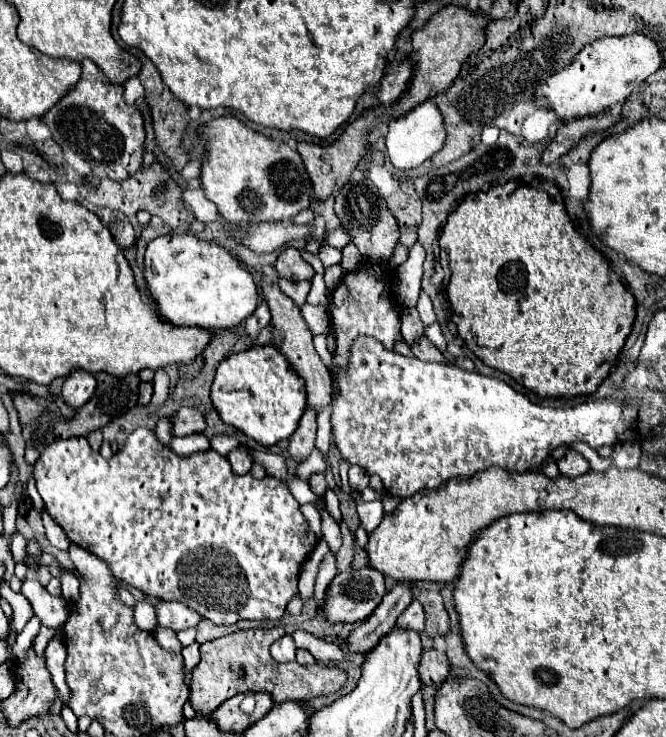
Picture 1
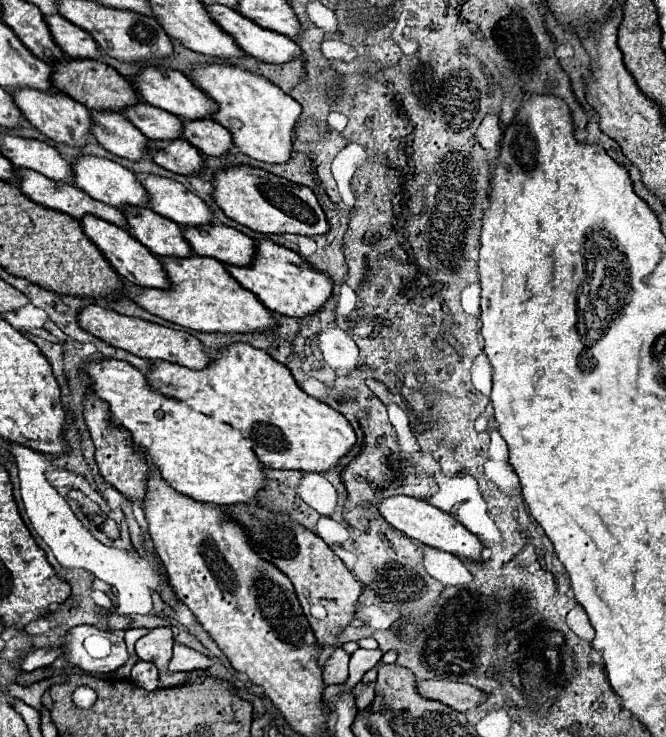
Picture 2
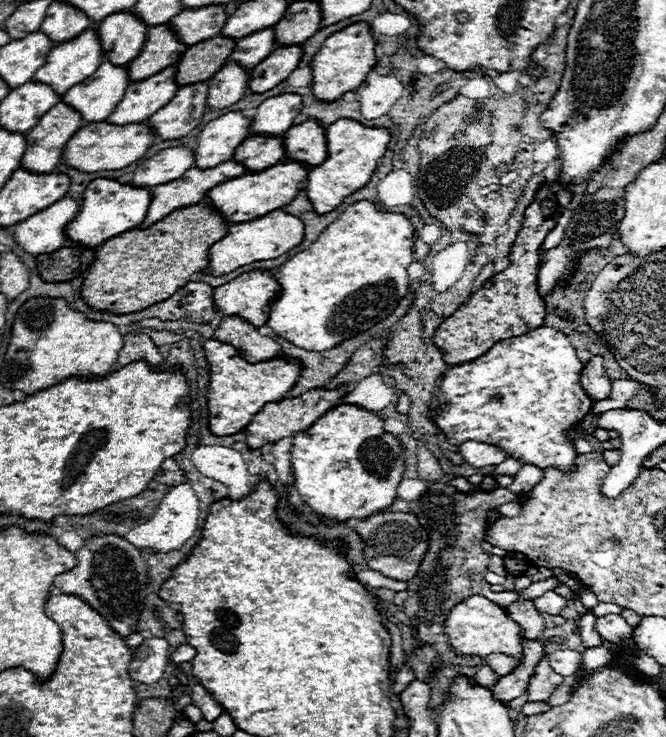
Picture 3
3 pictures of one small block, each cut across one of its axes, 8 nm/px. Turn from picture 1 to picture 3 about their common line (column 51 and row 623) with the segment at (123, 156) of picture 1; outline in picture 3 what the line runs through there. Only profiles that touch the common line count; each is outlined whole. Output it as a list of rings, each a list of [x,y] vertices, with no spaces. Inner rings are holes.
[[[116,534],[108,536],[90,536],[86,544],[76,552],[76,566],[54,578],[54,586],[60,592],[70,592],[82,596],[92,608],[96,608],[120,636],[130,634],[130,624],[138,620],[144,606],[146,592],[140,590],[146,586],[146,562],[138,548]]]

